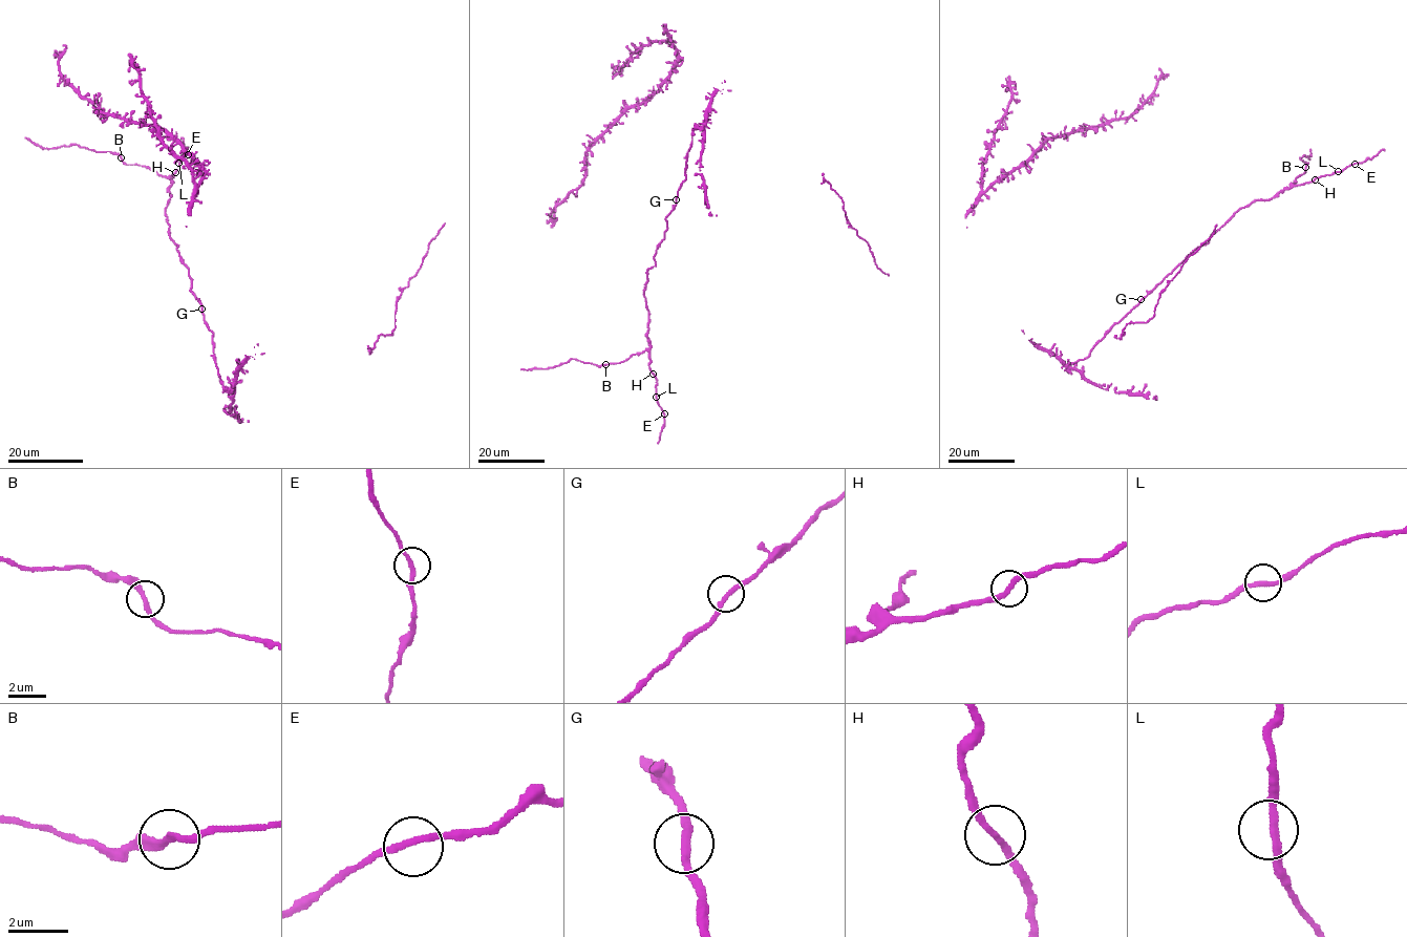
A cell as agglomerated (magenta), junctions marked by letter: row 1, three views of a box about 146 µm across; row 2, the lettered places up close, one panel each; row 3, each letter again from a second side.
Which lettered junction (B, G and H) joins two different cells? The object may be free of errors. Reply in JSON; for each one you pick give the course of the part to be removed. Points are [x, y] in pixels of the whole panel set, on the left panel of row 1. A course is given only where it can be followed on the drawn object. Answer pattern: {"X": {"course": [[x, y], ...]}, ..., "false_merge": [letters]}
{"false_merge": []}

